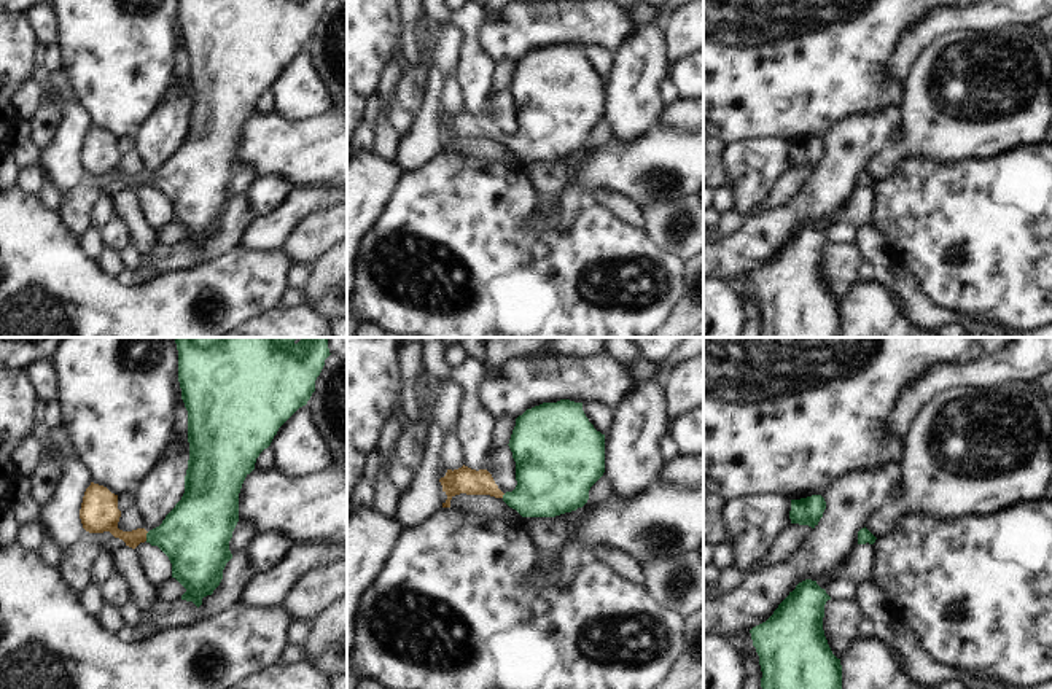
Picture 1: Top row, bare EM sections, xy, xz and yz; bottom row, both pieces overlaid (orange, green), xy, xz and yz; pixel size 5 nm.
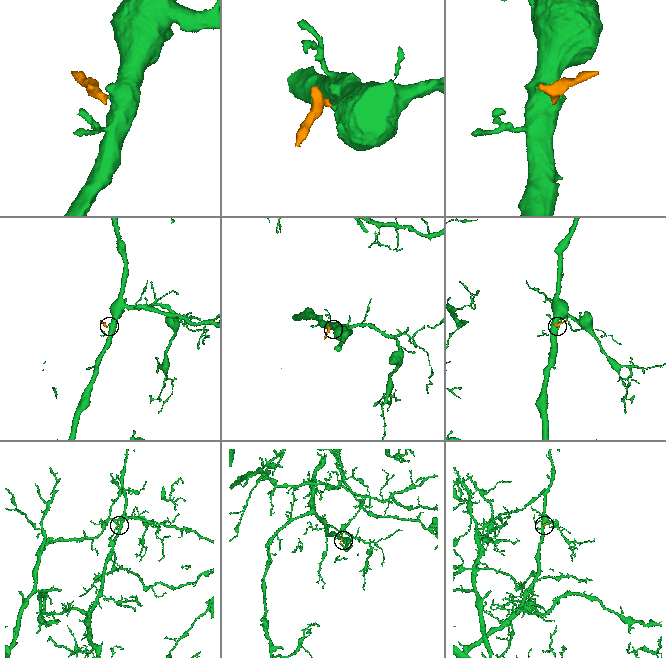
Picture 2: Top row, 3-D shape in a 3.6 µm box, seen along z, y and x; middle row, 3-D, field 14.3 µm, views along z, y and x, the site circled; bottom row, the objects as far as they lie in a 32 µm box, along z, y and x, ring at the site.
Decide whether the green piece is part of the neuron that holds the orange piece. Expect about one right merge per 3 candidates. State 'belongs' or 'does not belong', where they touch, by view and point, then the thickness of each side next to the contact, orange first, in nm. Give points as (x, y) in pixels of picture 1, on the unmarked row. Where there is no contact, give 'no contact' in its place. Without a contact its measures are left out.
belongs | xy (145, 180) | 170/360 nm

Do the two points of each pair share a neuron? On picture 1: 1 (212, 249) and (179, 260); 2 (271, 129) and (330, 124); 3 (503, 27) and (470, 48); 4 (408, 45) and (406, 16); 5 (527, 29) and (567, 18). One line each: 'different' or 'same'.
1: same
2: same
3: different
4: same
5: same

